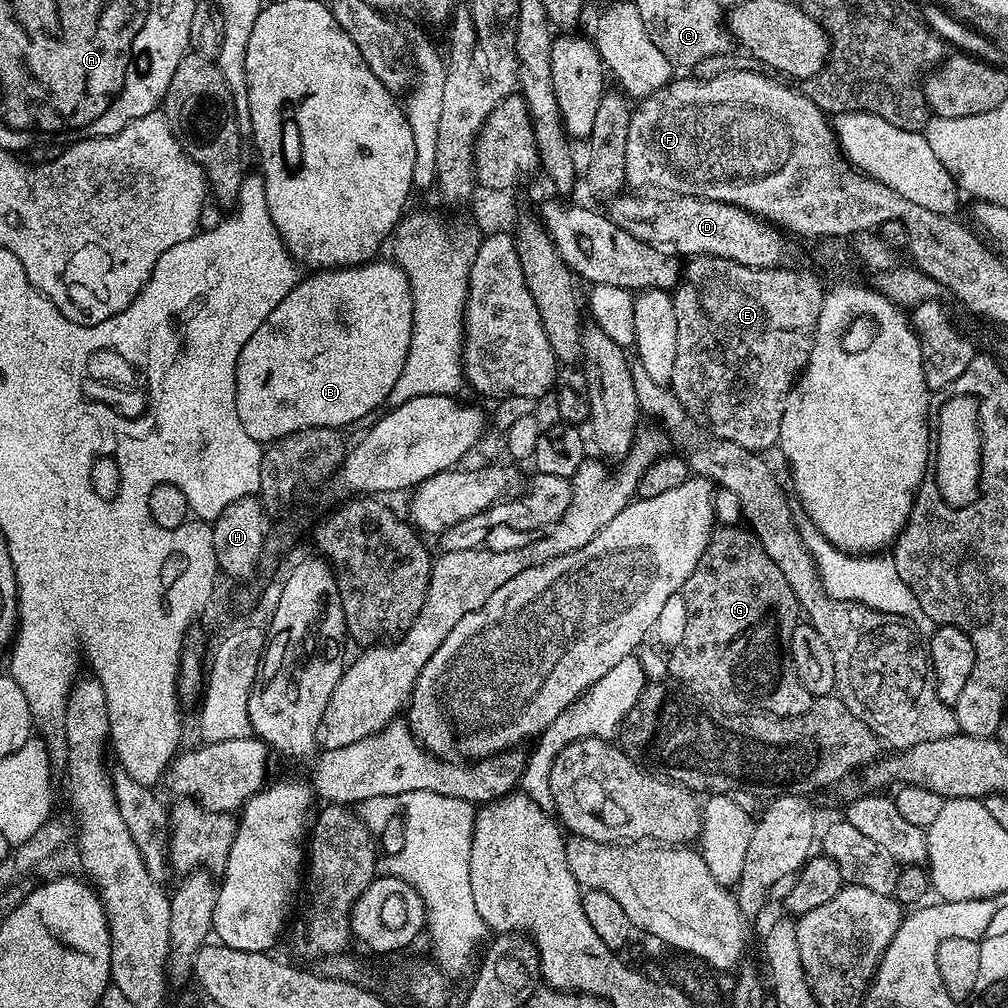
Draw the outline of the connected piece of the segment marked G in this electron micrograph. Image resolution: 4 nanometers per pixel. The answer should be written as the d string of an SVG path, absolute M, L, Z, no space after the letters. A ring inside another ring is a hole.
M717 527L712 533L712 541L706 546L702 558L698 558L698 566L694 566L694 574L690 574L690 578L686 578L682 589L682 597L684 596L684 633L680 636L680 645L668 656L668 670L671 679L676 679L673 681L684 686L691 686L693 689L701 688L701 690L696 690L707 694L719 707L733 714L801 716L814 703L814 698L806 690L806 686L802 686L802 678L798 678L798 670L792 661L792 639L797 624L801 623L802 609L794 590L790 590L790 582L786 582L786 574L782 574L782 570L778 570L778 566L772 561L770 554L766 554L766 550L760 539L757 538L756 533L747 527L744 527L745 529L740 527Z

